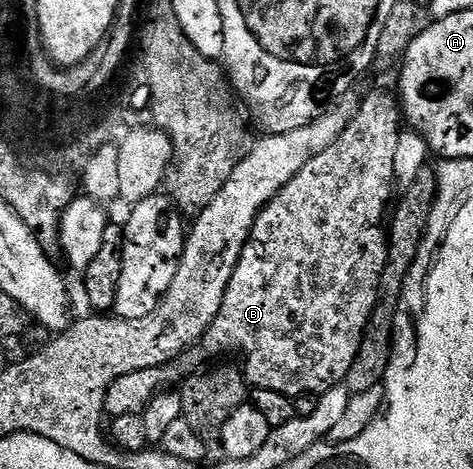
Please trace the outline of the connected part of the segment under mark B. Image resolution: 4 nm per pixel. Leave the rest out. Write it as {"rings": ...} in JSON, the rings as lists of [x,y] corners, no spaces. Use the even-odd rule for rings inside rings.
{"rings":[[[373,93],[369,98],[362,100],[359,105],[359,112],[357,114],[357,118],[351,122],[351,124],[347,127],[347,131],[343,131],[343,135],[339,140],[335,142],[331,147],[327,147],[327,151],[323,151],[319,155],[315,155],[315,159],[311,159],[309,163],[270,202],[268,202],[264,209],[257,216],[257,221],[253,225],[253,230],[249,235],[249,239],[245,244],[245,248],[242,251],[241,261],[238,263],[237,268],[232,270],[231,273],[231,284],[225,293],[225,300],[221,302],[221,308],[219,312],[216,314],[217,317],[213,322],[208,322],[207,328],[205,330],[204,336],[201,338],[199,342],[199,349],[202,349],[205,353],[210,353],[211,356],[217,357],[220,353],[225,353],[229,349],[229,344],[233,344],[235,348],[238,349],[239,352],[245,356],[245,367],[243,366],[243,374],[250,386],[253,389],[266,389],[267,391],[275,391],[283,394],[285,397],[289,397],[292,399],[296,399],[298,397],[302,397],[305,394],[320,394],[322,391],[330,388],[334,384],[335,378],[333,378],[333,373],[342,372],[342,370],[347,370],[352,367],[352,363],[354,359],[357,357],[357,353],[360,351],[360,347],[363,342],[363,338],[366,336],[367,326],[371,321],[371,314],[374,310],[375,301],[374,298],[369,298],[369,293],[365,290],[365,285],[373,284],[373,287],[380,286],[381,283],[381,273],[384,271],[384,267],[389,255],[389,244],[390,238],[387,236],[387,229],[384,225],[381,226],[386,220],[387,215],[381,212],[381,201],[389,205],[389,202],[385,200],[385,181],[393,181],[389,177],[389,165],[395,167],[395,155],[399,151],[399,146],[397,145],[401,141],[401,137],[397,134],[397,109],[399,113],[399,105],[396,100],[393,101],[388,97],[385,93]]]}

